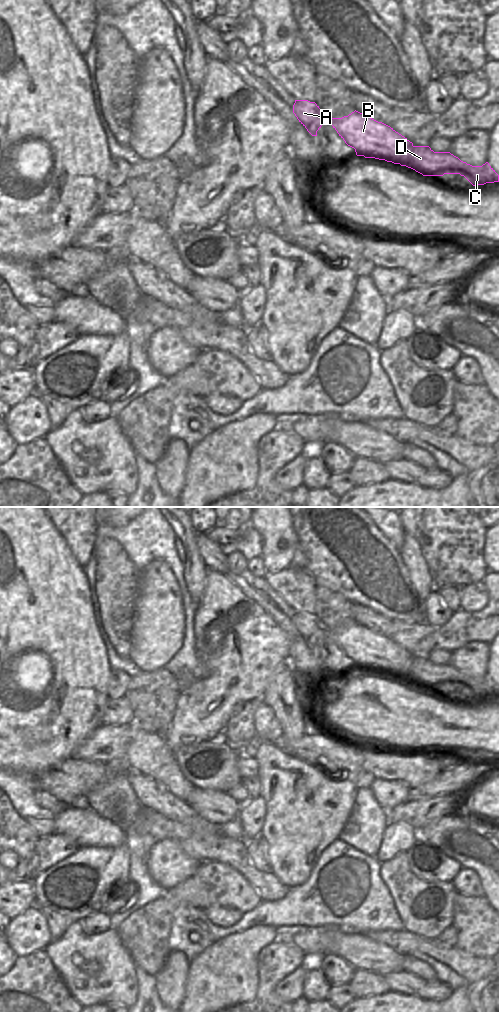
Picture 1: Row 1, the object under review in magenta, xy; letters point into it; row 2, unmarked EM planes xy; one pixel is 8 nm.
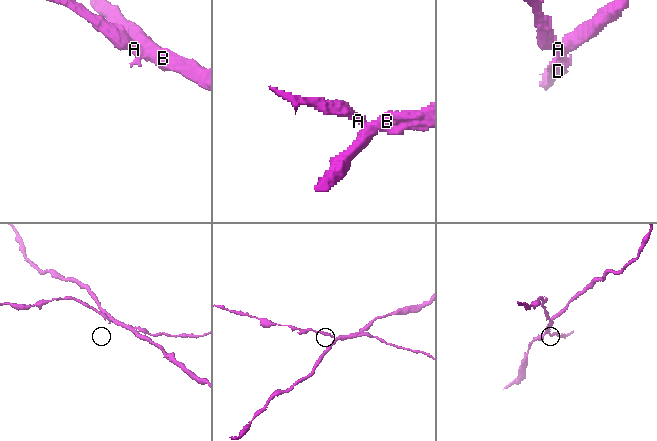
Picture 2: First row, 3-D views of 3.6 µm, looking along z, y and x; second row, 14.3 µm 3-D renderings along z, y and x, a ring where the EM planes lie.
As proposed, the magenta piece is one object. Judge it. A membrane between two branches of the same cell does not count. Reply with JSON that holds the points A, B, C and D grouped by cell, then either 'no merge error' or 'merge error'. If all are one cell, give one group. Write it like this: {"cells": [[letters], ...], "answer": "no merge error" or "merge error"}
{"cells": [["A", "C", "D"], ["B"]], "answer": "merge error"}

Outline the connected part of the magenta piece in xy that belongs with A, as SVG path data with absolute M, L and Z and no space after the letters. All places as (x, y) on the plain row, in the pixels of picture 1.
M295 612L293 625L312 648L317 648L317 643L323 637L323 627L315 614Z

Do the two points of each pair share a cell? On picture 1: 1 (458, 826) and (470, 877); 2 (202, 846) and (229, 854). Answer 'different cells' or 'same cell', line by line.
1: different cells
2: same cell

